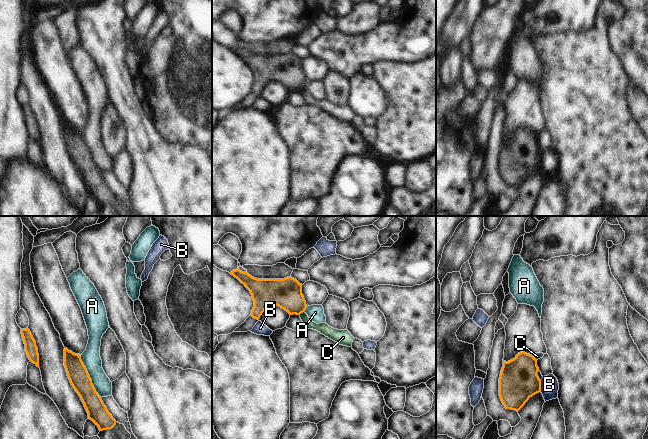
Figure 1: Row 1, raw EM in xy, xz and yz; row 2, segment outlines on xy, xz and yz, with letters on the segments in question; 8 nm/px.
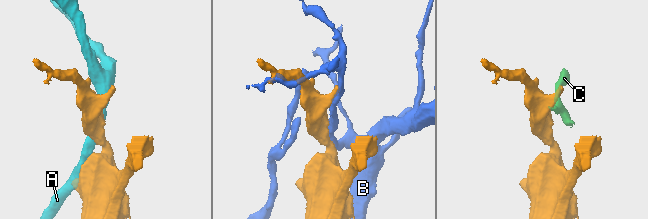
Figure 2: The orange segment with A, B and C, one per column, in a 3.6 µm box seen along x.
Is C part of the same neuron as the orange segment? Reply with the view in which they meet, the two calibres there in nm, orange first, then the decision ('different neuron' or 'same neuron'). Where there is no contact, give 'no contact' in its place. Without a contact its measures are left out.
xz | 240/90 nm | different neuron

